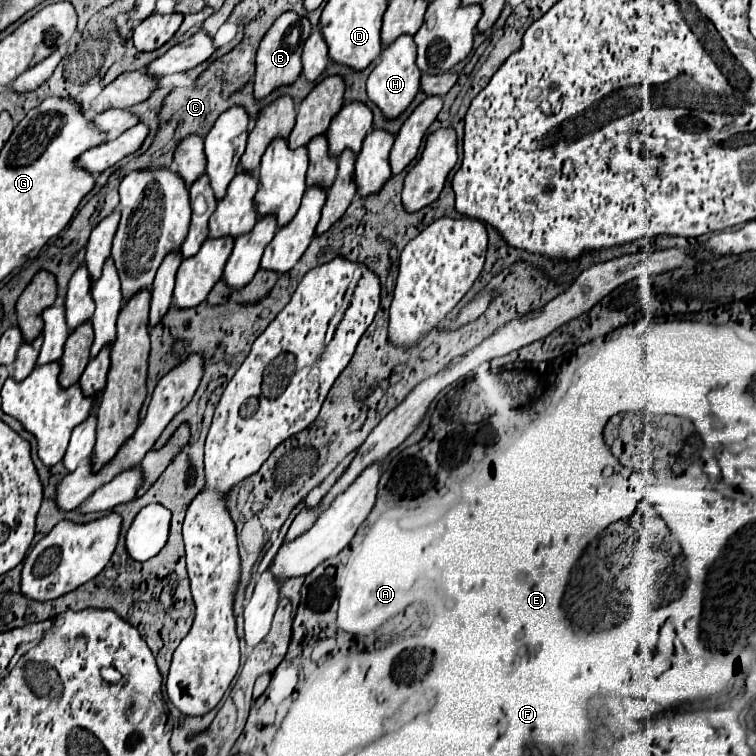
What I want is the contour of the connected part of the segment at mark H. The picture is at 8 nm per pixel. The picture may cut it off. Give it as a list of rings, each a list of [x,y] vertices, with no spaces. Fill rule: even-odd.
[[[402,34],[390,46],[386,46],[382,50],[378,66],[370,72],[368,98],[384,112],[386,118],[394,118],[408,108],[408,104],[414,100],[418,88],[420,88],[420,70],[416,66],[414,38],[410,34]]]

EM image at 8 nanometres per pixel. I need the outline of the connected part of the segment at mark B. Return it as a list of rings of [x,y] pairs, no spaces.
[[[284,12],[274,20],[270,30],[260,42],[258,54],[256,54],[256,78],[254,78],[254,96],[264,98],[268,96],[274,88],[292,84],[298,74],[302,72],[302,44],[310,36],[310,20],[308,16],[298,16],[296,12]]]

